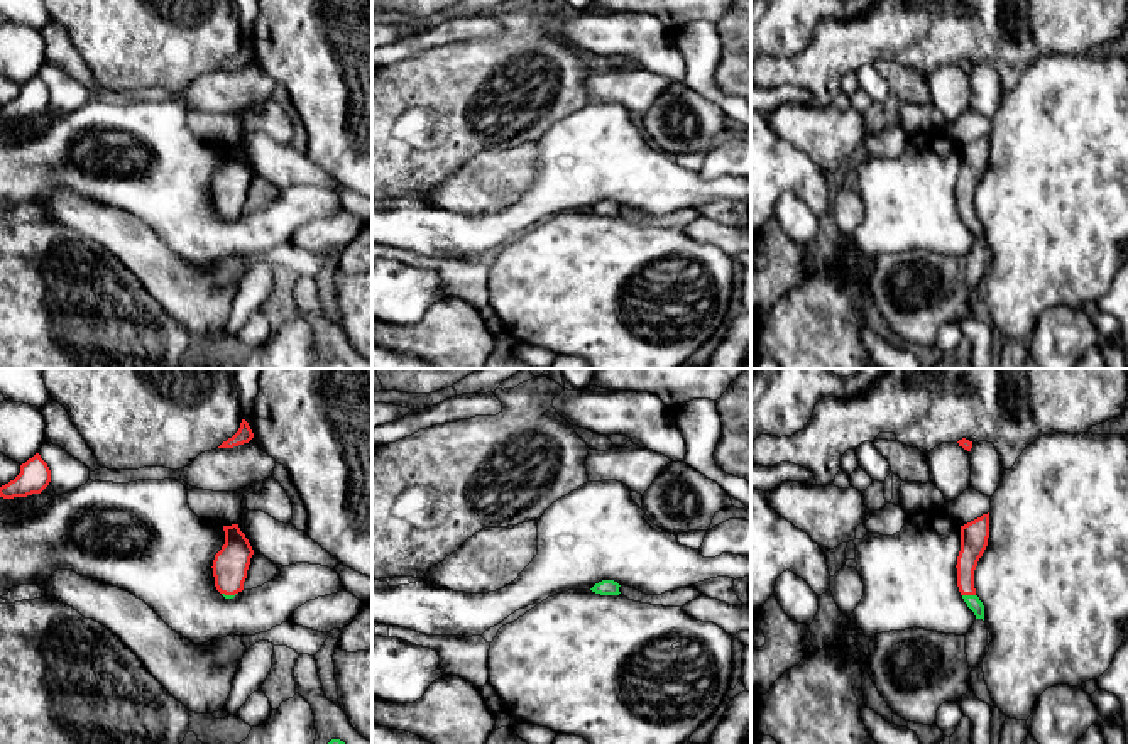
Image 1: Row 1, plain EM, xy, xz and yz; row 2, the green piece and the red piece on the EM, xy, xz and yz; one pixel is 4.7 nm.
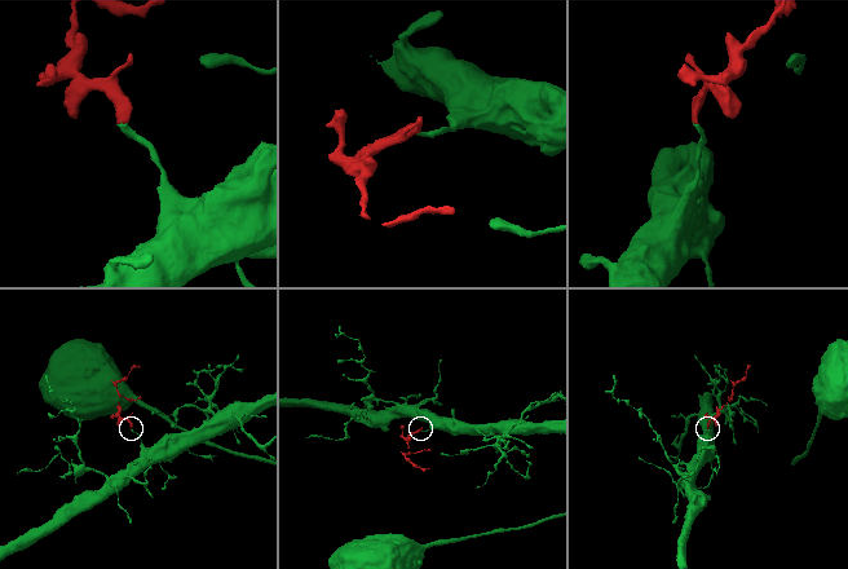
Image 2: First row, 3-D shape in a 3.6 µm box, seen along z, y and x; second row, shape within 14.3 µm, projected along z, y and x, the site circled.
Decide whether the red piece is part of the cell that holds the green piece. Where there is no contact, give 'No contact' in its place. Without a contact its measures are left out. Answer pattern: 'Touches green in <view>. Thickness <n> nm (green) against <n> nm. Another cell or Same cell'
Touches green in yz. Thickness 70 nm (green) against 130 nm. Same cell

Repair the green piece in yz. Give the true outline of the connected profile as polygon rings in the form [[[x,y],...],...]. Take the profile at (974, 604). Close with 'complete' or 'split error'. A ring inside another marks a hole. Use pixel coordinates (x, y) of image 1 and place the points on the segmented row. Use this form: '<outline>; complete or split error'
[[[989,512],[961,526],[961,551],[956,565],[959,592],[967,607],[974,612],[976,619],[983,621],[984,621],[984,605],[976,595],[974,570],[988,546],[988,538],[989,538]]]; split error

